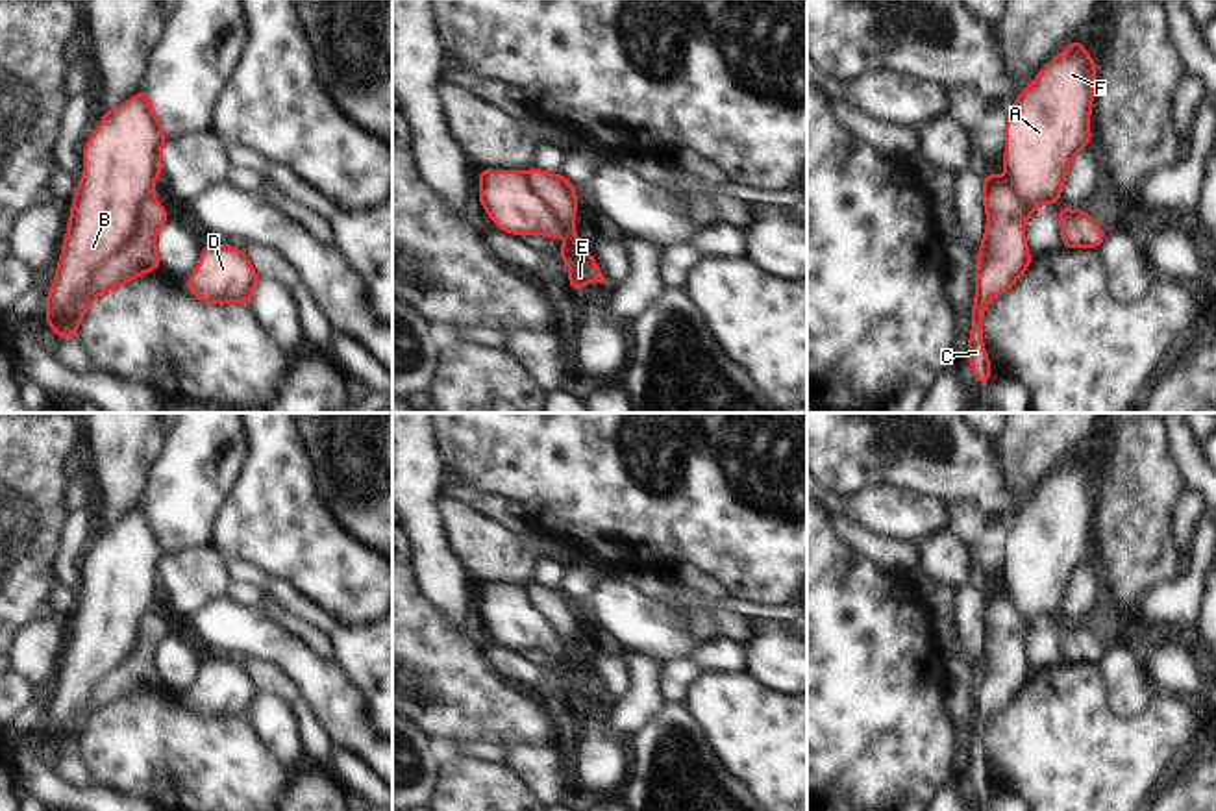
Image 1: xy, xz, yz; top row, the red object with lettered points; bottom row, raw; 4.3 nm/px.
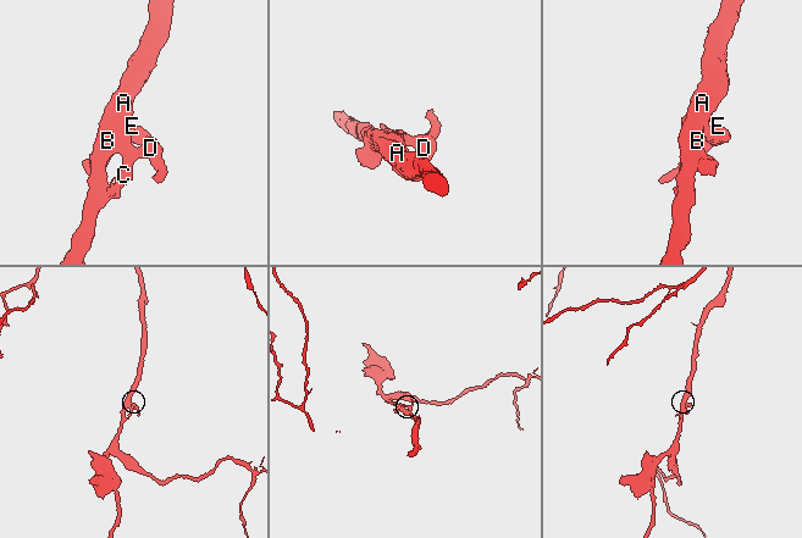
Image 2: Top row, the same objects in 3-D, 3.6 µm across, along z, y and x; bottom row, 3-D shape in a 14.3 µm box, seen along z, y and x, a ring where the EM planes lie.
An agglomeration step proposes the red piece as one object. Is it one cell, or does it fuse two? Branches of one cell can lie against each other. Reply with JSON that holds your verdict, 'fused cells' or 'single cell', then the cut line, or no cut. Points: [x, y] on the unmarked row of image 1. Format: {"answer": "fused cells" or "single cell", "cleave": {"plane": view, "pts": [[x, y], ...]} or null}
{"answer": "fused cells", "cleave": {"plane": "xy", "pts": [[152, 610], [141, 623], [132, 654], [97, 691], [95, 710]]}}

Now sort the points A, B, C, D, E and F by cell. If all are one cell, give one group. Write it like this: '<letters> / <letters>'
A B F / C D E

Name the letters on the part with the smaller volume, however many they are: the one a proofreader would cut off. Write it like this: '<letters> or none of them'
C, D, E

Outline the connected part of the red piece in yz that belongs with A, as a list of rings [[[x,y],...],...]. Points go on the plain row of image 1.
[[[1075,454],[1018,509],[1005,539],[1003,585],[1018,618],[1035,628],[1038,620],[1057,618],[1068,583],[1077,567],[1090,557],[1096,474]]]

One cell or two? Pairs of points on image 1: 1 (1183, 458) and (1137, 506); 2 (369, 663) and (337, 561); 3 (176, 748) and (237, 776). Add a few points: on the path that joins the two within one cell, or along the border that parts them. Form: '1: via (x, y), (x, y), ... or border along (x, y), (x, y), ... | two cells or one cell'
1: border along (1165, 432), (1168, 456), (1187, 484) | two cells
2: border along (319, 604), (348, 624), (372, 624) | two cells
3: via (191, 763), (204, 769), (223, 769) | one cell

